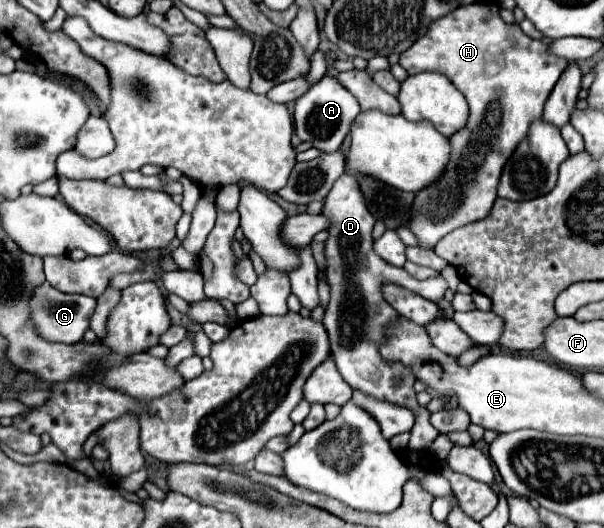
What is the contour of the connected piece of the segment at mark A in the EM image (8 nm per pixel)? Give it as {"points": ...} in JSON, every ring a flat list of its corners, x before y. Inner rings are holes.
{"points":[[325,75,305,95,295,101,295,133,301,141,313,143,319,151,337,151,351,129,353,119,359,115,357,99,339,83,337,77]]}

